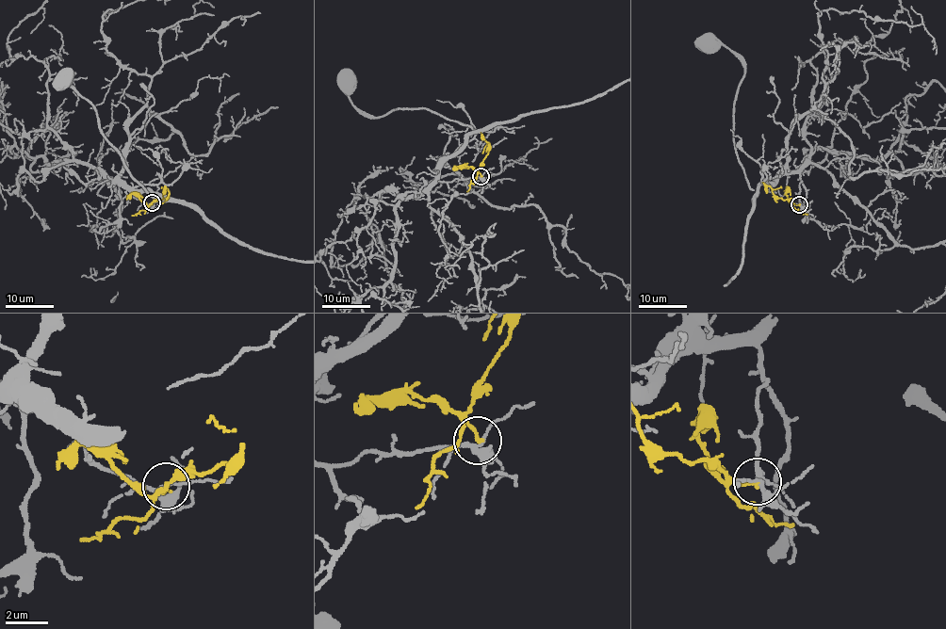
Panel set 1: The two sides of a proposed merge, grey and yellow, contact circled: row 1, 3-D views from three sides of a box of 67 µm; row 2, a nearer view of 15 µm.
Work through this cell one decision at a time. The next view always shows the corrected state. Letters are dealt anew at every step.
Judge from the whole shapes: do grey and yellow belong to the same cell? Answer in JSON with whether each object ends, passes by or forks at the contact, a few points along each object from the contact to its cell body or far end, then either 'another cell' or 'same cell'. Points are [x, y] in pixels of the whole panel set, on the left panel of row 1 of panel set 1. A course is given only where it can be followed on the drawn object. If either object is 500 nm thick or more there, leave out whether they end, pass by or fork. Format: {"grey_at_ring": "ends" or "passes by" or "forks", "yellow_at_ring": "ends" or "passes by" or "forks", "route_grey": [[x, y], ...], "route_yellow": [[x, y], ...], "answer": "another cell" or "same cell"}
{"grey_at_ring": "forks", "yellow_at_ring": "ends", "route_grey": [[152, 203], [141, 201], [113, 180], [155, 196], [132, 177], [100, 128], [94, 107], [60, 79], [65, 81]], "route_yellow": [[152, 203], [165, 199], [169, 191], [166, 188], [162, 196]], "answer": "another cell"}

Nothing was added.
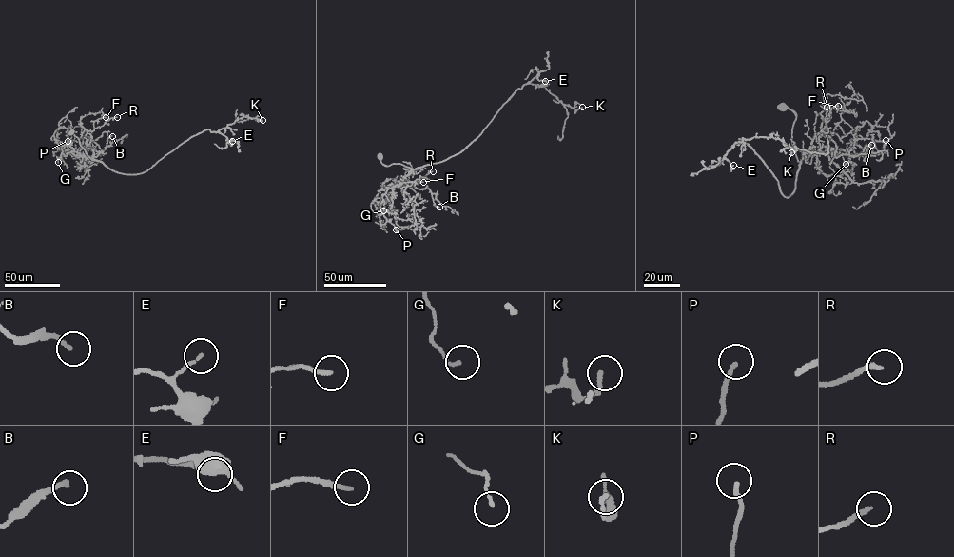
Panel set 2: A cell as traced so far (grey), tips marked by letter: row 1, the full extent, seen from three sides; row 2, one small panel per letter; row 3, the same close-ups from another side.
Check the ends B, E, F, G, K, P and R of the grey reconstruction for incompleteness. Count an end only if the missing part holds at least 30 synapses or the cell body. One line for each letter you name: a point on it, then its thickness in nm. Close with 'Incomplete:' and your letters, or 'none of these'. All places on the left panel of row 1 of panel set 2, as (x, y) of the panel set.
R: place (117, 117); calibre 180 nm
Incomplete: R

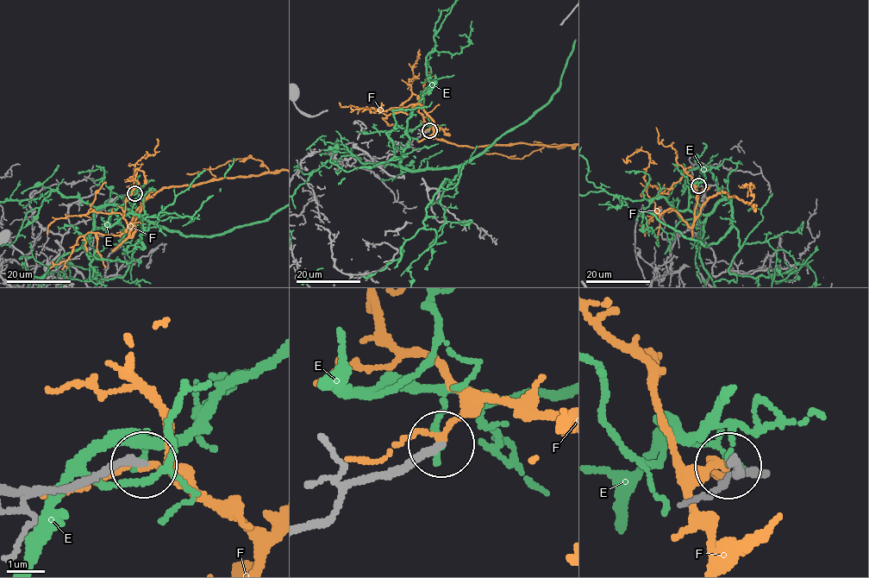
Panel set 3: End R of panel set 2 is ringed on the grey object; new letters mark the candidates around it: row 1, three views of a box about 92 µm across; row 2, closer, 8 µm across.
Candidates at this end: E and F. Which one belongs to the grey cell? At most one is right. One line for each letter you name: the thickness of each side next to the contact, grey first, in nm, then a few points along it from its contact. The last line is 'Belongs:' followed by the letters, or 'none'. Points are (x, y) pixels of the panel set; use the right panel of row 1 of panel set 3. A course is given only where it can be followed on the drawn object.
Belongs: none

